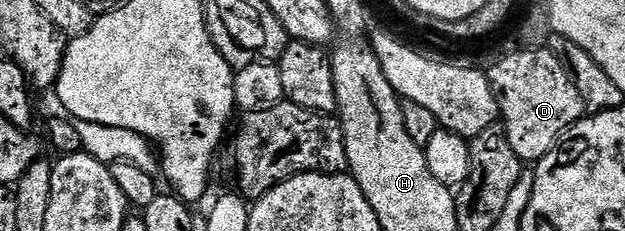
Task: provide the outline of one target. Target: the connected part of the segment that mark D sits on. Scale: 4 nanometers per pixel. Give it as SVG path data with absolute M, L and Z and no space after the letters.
M546 47L534 50L518 50L511 52L504 60L496 62L489 68L491 89L499 107L498 119L507 134L509 146L513 146L513 154L517 154L524 162L538 162L545 154L549 154L555 147L560 136L585 115L585 105L577 86L573 82L571 73L562 64L555 53Z

